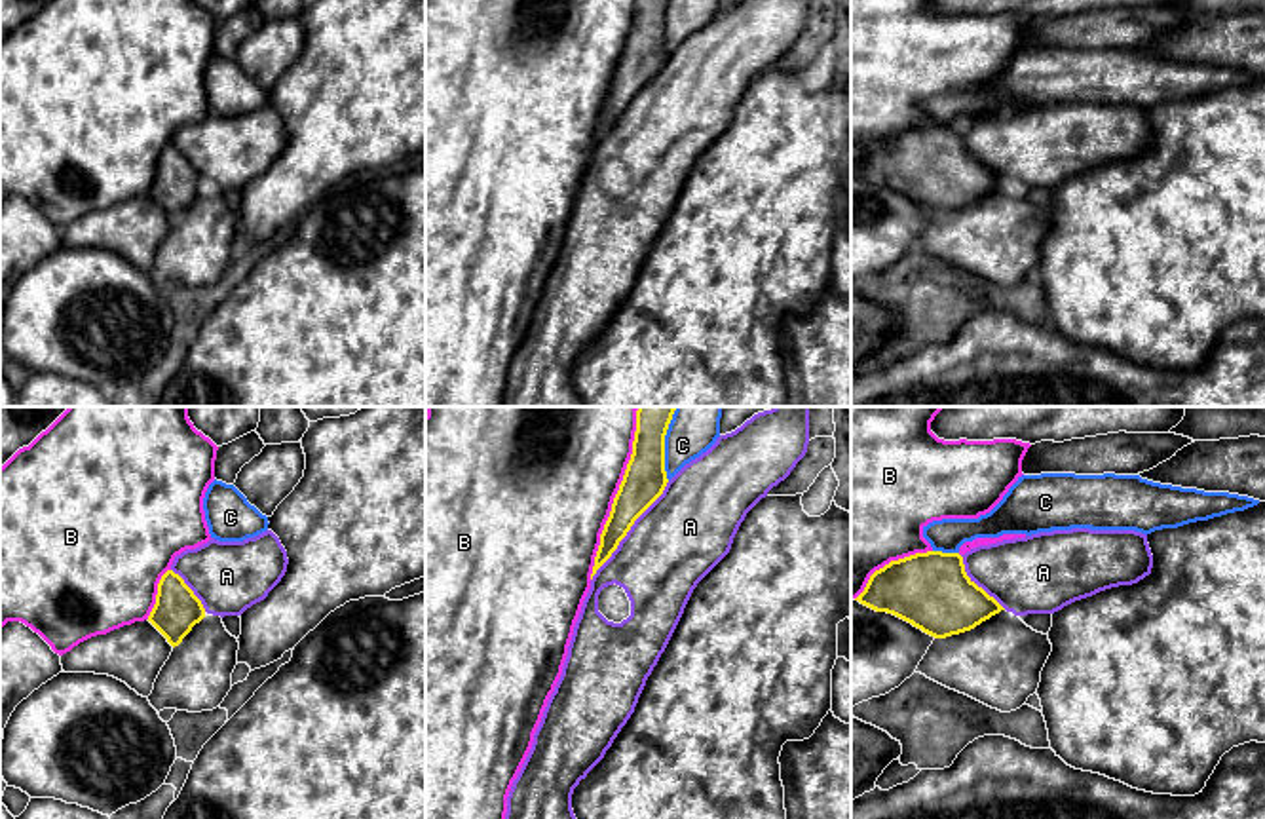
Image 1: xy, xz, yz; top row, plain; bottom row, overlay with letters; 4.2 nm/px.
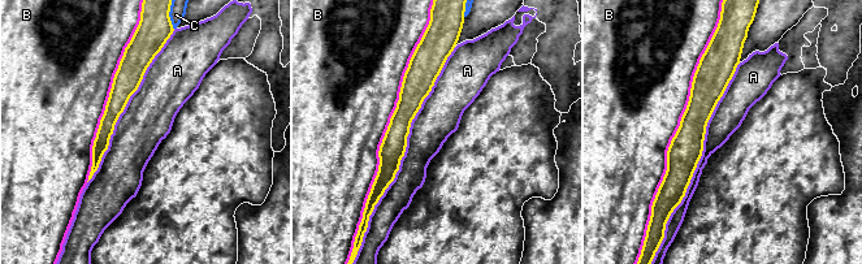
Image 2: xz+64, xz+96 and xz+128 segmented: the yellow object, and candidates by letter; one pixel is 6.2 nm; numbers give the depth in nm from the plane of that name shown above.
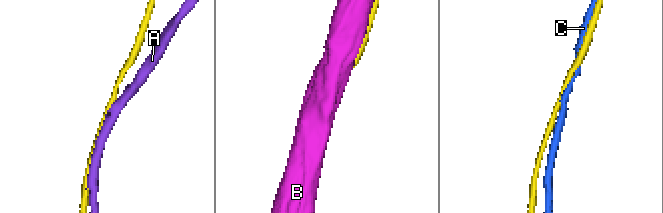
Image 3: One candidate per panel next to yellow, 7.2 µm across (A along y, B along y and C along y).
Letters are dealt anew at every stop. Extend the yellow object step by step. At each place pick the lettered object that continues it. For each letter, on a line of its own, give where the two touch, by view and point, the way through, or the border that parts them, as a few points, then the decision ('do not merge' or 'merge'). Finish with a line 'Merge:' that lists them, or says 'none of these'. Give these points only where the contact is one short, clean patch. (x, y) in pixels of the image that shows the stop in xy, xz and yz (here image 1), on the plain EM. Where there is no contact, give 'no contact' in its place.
A: xz (629, 103) | do not merge
B: xz (614, 76) | do not merge
C: xz (663, 27) | do not merge
Merge: none of these

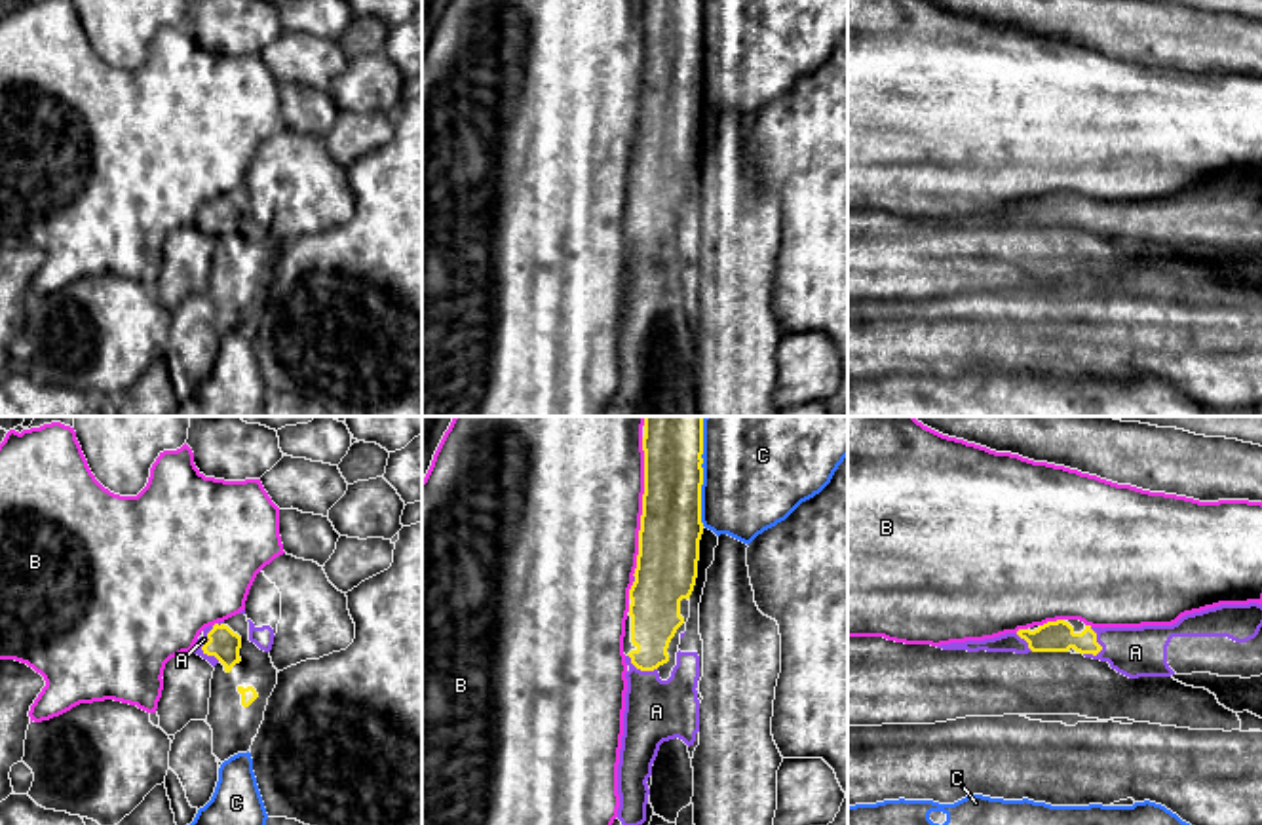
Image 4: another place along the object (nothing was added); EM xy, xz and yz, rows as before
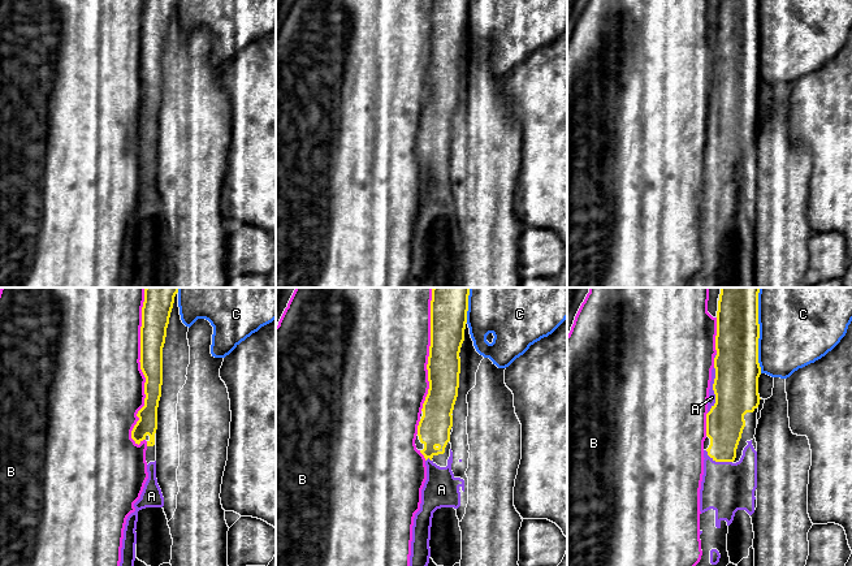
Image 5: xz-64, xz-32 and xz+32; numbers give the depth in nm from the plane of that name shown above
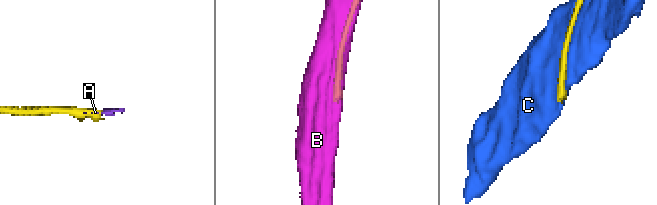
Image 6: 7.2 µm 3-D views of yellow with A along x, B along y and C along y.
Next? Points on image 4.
A: xy (202, 221) | merge
B: xz (643, 80) | do not merge
C: xz (702, 50) | do not merge
Merge: A

